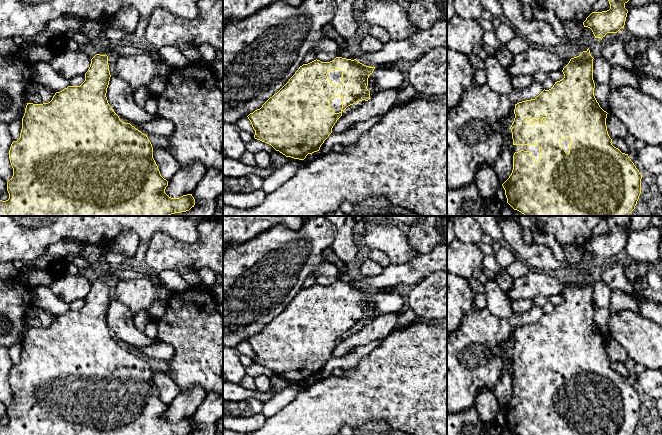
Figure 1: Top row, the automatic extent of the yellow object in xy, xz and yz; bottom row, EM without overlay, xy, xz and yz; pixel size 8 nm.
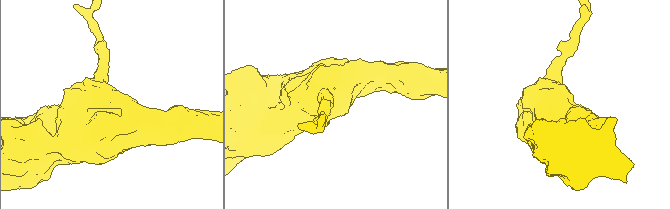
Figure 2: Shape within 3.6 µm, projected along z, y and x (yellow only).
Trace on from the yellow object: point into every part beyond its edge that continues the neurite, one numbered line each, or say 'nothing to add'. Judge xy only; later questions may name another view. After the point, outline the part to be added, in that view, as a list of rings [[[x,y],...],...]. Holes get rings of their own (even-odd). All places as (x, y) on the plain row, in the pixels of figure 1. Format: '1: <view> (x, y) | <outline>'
nothing to add

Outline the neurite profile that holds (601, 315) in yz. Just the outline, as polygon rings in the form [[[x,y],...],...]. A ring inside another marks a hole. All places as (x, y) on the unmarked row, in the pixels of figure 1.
[[[595,308],[594,312],[594,320],[599,327],[600,331],[604,335],[608,335],[609,327],[608,327],[608,320],[611,315],[611,312],[608,308]]]

